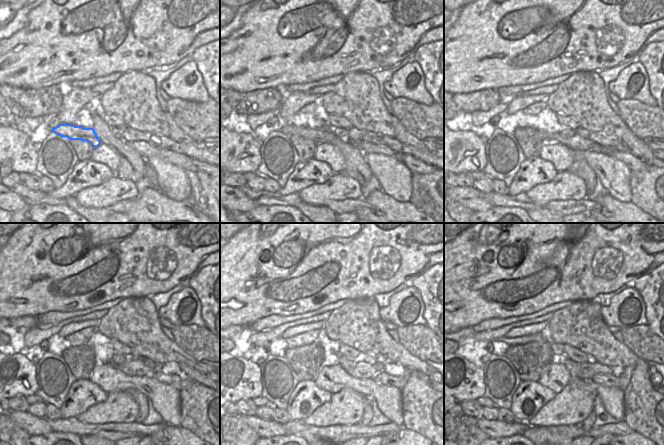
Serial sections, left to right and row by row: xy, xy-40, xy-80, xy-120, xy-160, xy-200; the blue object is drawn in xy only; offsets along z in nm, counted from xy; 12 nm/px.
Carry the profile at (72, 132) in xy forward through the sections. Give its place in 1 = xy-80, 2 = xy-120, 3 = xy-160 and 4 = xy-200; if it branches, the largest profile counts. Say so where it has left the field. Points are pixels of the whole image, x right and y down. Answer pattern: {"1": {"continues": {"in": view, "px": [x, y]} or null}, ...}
{"1": {"continues": {"in": "xy-80", "px": [577, 142]}}, "2": {"continues": {"in": "xy-120", "px": [136, 368]}}, "3": {"continues": {"in": "xy-160", "px": [363, 369]}}, "4": {"continues": {"in": "xy-200", "px": [588, 370]}}}

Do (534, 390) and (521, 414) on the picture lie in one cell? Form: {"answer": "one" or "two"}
{"answer": "one"}

